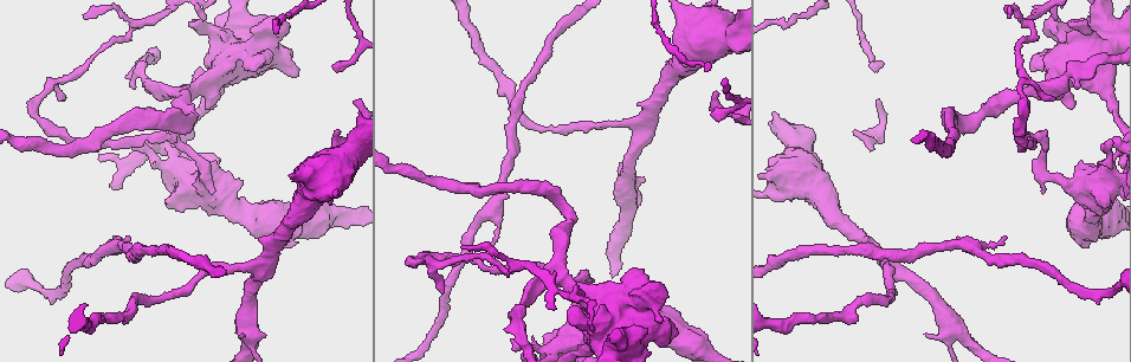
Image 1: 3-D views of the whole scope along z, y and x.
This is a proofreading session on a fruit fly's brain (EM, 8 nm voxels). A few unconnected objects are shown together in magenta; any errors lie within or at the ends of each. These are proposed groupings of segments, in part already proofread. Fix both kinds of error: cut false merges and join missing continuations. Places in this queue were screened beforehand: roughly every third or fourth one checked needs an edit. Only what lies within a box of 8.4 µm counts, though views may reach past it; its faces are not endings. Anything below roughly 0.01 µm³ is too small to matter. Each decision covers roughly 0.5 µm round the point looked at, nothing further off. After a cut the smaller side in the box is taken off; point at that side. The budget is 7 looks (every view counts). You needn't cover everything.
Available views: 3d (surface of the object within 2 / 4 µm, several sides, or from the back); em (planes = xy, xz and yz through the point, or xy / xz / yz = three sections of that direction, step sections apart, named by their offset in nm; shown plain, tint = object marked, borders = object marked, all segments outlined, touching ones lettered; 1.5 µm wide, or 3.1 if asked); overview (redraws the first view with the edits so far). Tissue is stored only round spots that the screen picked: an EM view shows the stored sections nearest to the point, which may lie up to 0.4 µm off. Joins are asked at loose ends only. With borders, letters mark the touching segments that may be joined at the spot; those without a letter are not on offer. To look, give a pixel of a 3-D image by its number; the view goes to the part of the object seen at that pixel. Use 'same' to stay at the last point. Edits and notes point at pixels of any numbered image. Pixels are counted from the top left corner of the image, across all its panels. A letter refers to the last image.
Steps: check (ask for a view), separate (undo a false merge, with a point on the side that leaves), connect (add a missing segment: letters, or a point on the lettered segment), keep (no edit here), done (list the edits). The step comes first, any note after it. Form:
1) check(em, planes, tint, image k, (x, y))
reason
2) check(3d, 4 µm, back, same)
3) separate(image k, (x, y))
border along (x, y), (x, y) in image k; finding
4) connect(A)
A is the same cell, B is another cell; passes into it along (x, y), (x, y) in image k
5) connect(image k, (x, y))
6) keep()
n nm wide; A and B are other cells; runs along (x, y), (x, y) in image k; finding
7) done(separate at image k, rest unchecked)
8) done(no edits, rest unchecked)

check(3d, 2 µm, image 1, (1007, 16))
thin end

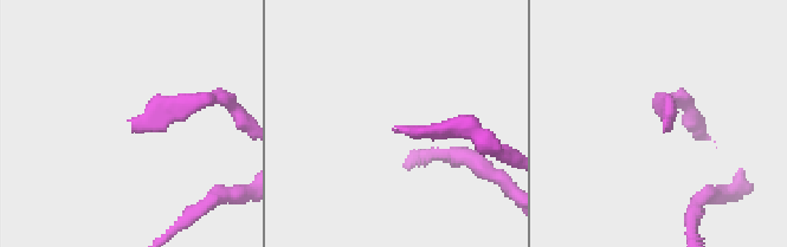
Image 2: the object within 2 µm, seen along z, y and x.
check(em, planes, borders, image 2, (663, 124))
need the tissue

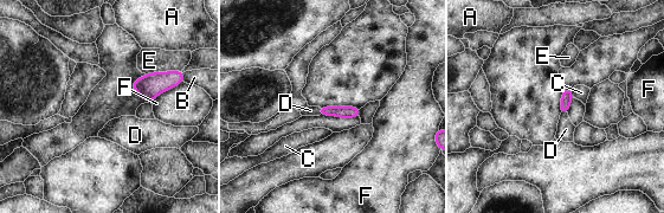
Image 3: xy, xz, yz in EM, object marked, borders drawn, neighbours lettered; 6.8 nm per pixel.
keep()
80 nm wide; A, B, C, D, E and F are other cells; runs along (358, 110), (321, 113) in image 3; none of them fits

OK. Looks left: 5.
check(3d, 2 µm, image 1, (113, 237))
branch stops here

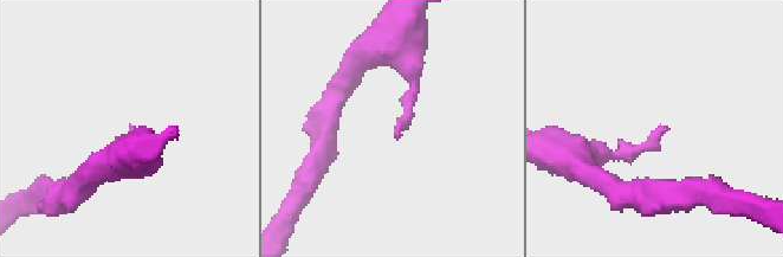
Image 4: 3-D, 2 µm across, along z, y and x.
check(em, yz, step 8, borders, image 4, (664, 132))

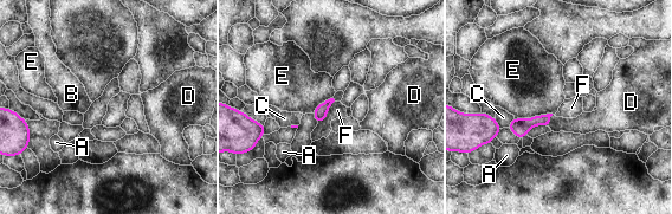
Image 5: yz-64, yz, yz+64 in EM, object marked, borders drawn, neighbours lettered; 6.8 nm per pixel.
keep()
A, B, C, D, E and F are other cells; border along (334, 101), (327, 118), (317, 124) in image 5; no lettered segment goes on from it

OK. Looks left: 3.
check(3d, 2 µm, image 1, (1073, 81))
an open end

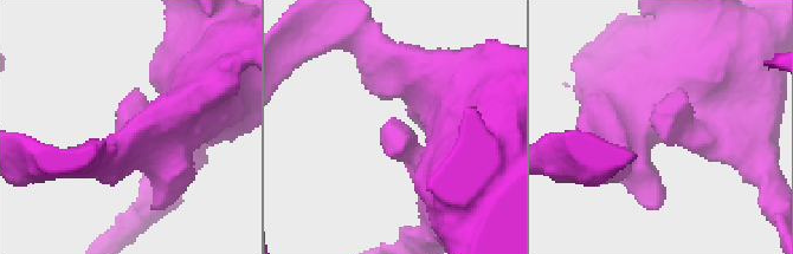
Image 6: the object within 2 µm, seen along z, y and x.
check(em, xz, step 8, tint, image 6, (666, 140))
need the tissue

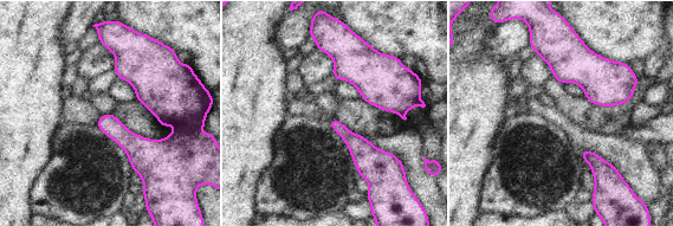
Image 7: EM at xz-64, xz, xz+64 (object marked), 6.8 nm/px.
check(em, planes, borders, same)

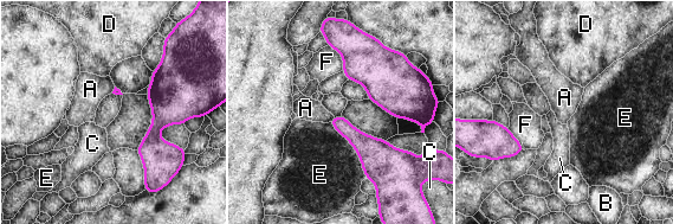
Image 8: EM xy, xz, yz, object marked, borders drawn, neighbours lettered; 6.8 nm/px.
keep()
E touches over 460 nm; A, B, C, D, E and F are other cells; border along (329, 122), (353, 147), (367, 178) in image 8; none of them fits

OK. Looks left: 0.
done(no edits, rest unchecked)

